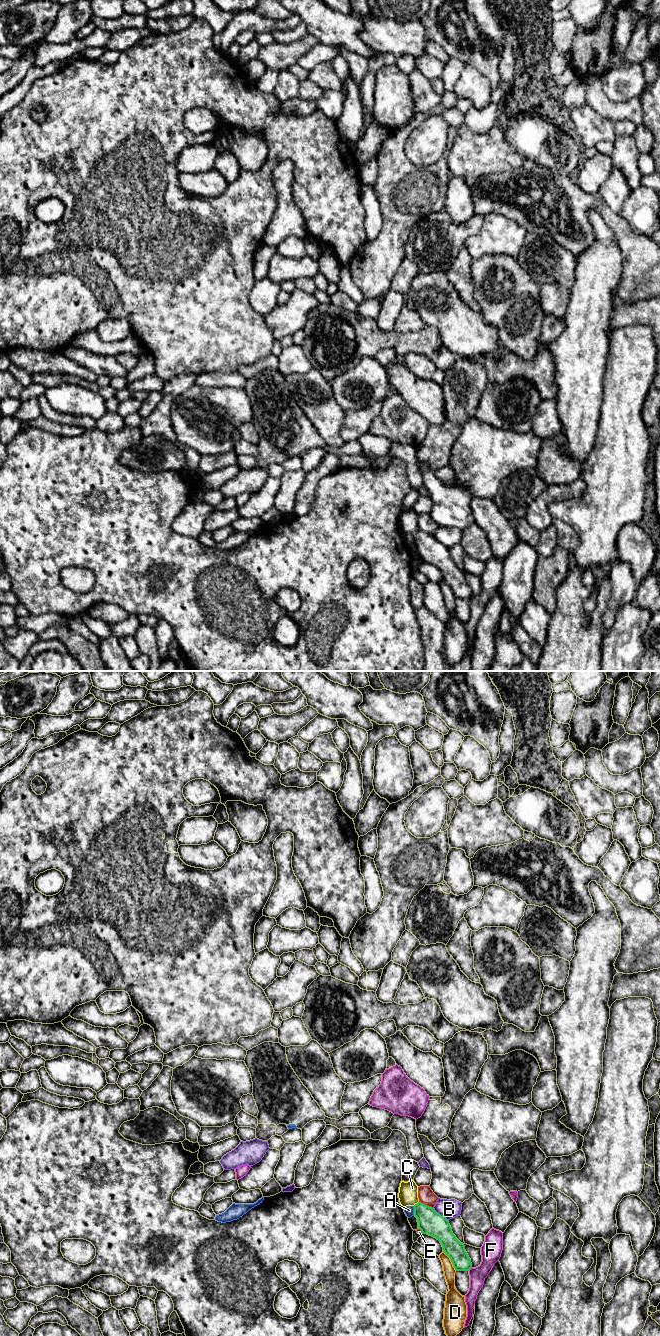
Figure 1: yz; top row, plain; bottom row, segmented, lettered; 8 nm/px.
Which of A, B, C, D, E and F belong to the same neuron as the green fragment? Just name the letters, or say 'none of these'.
C

